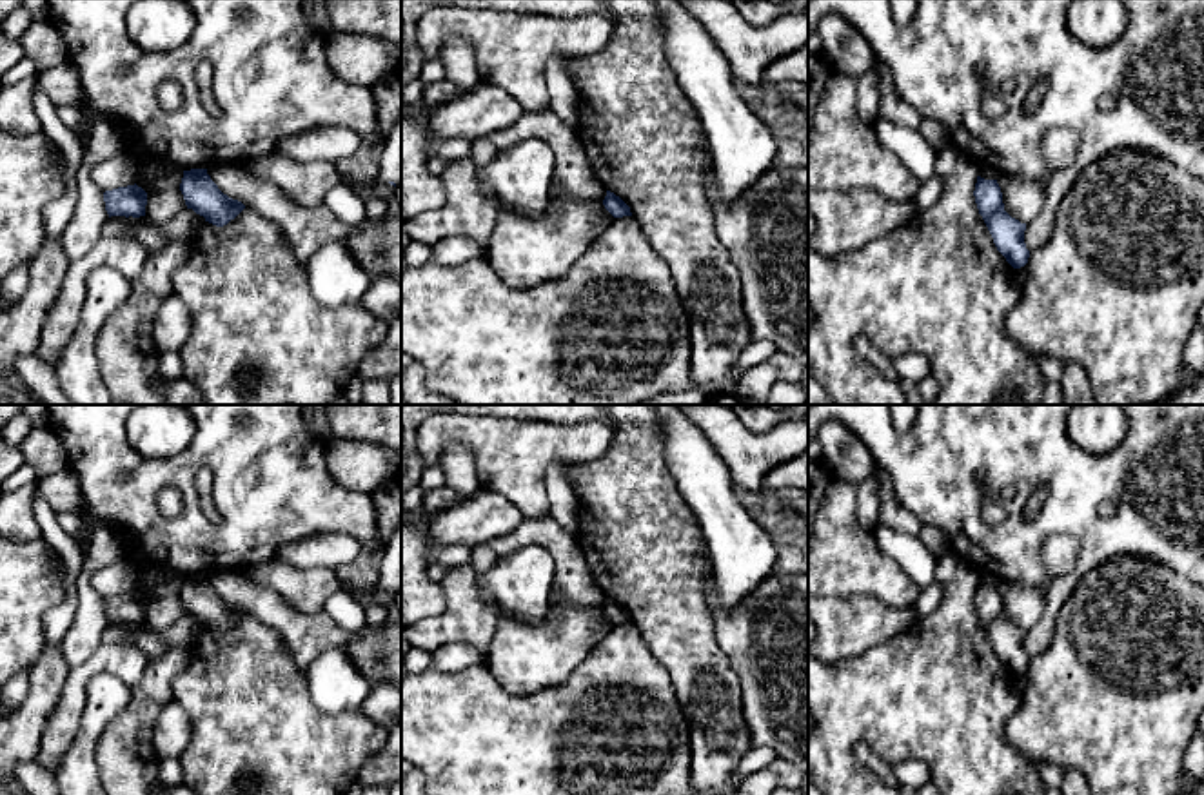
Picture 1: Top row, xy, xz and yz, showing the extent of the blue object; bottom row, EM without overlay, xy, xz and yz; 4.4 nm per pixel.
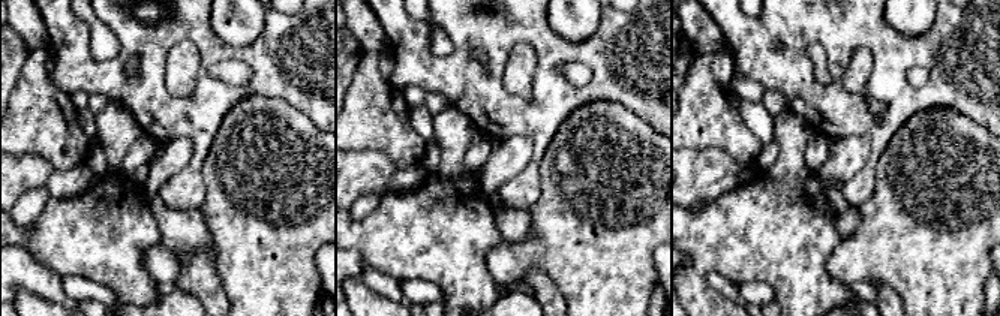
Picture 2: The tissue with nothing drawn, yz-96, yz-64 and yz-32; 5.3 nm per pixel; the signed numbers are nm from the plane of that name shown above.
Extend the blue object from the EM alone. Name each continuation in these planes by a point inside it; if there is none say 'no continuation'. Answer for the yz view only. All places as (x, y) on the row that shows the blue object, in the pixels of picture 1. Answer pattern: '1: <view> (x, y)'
no continuation

